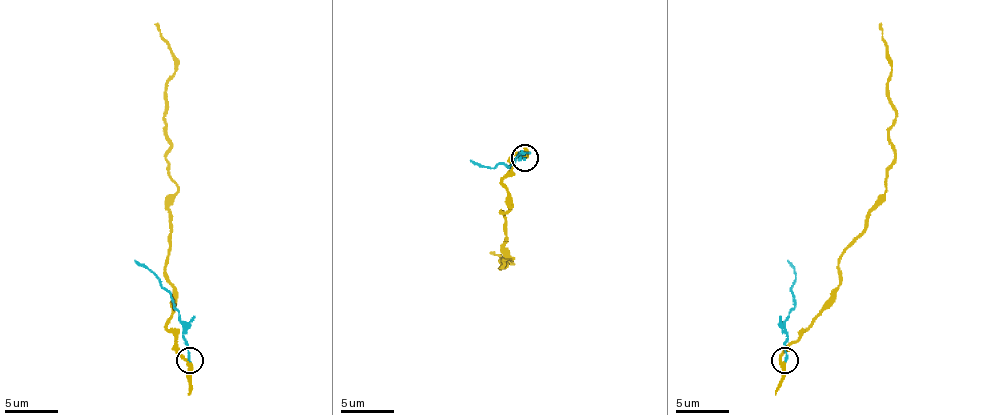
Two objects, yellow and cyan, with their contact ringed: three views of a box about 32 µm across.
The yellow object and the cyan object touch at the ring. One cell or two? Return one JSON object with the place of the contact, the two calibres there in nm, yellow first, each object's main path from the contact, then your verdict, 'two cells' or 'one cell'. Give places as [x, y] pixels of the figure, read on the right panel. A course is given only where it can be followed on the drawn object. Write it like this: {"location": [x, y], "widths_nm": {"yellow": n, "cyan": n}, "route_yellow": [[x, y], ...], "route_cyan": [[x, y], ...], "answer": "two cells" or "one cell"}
{"location": [785, 360], "widths_nm": {"yellow": 280, "cyan": 150}, "route_yellow": [[784, 361], [840, 283], [837, 259], [885, 193], [896, 107], [888, 97], [891, 57], [880, 22]], "route_cyan": [[784, 361], [784, 323], [795, 273], [787, 259]], "answer": "two cells"}

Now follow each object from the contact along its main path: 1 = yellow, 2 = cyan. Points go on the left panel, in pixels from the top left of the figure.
1: (190, 361), (166, 326), (174, 302), (166, 259), (177, 193), (166, 161), (174, 57), (158, 22)
2: (190, 361), (185, 323), (171, 294), (153, 273), (134, 259)

